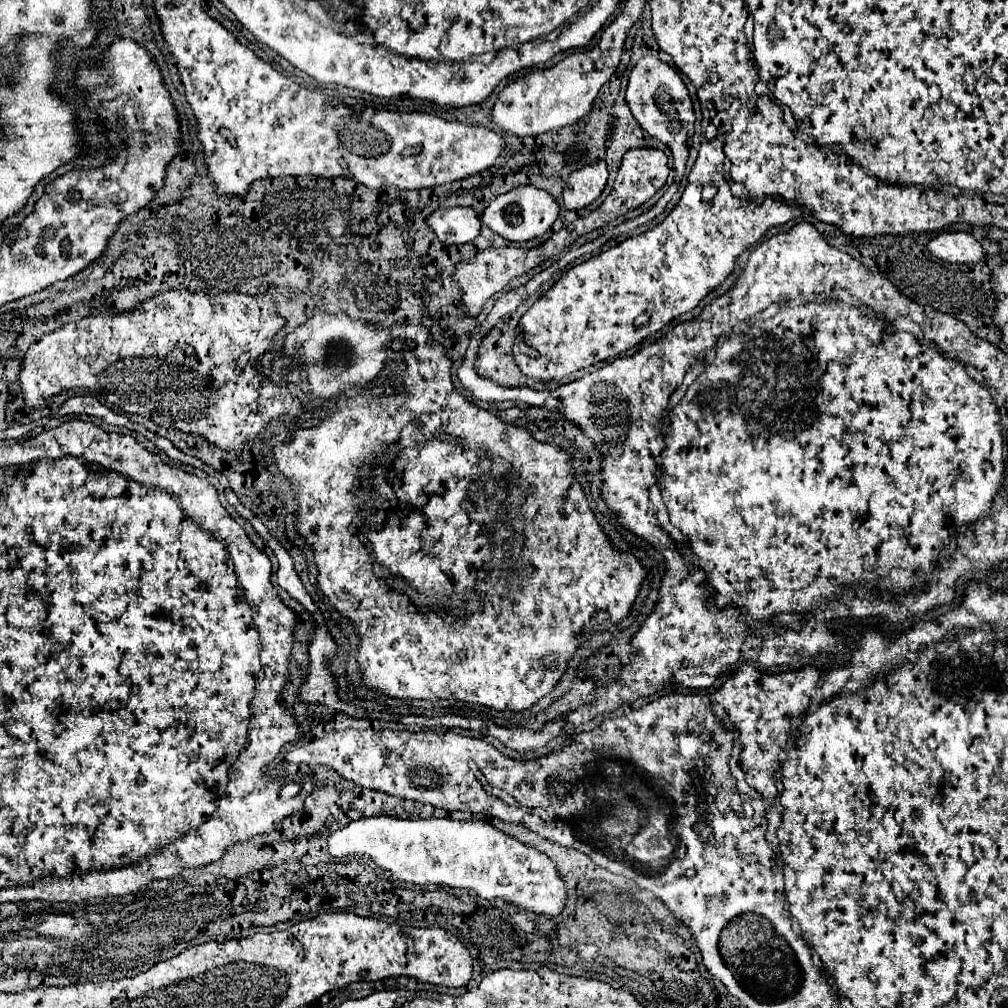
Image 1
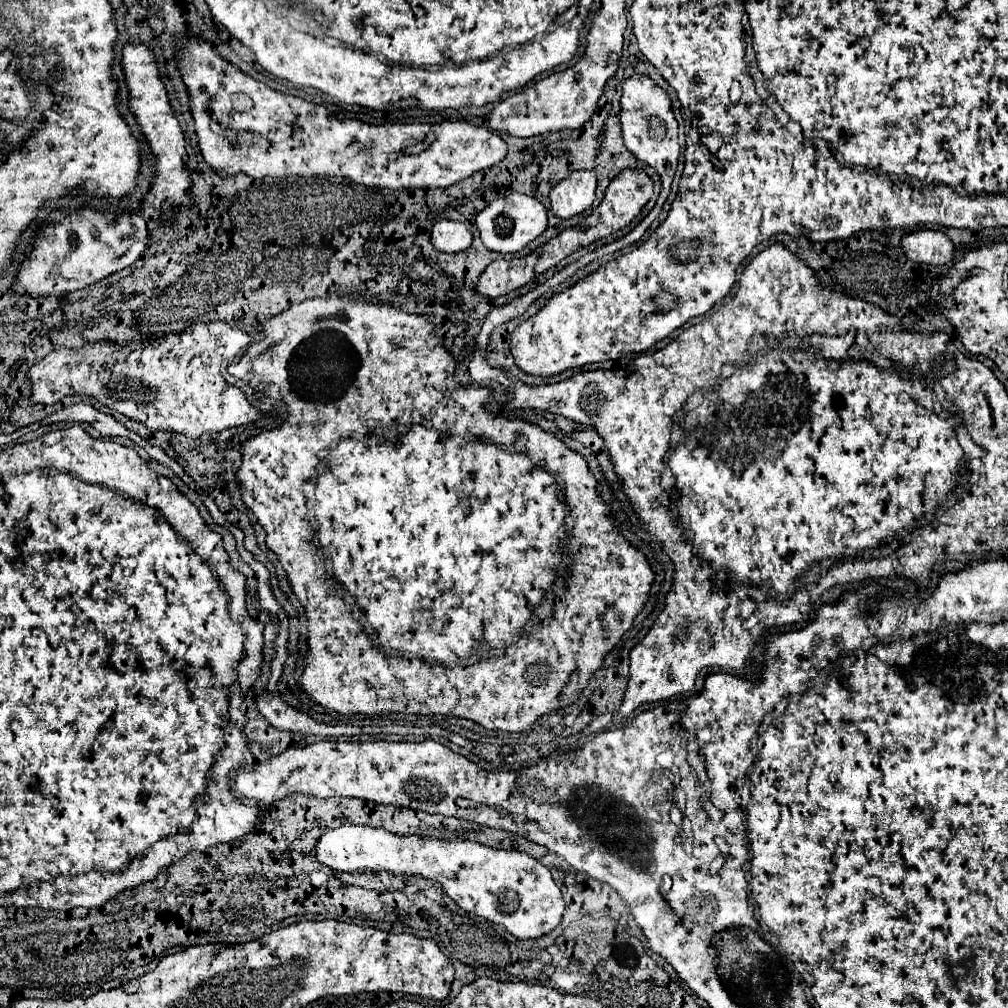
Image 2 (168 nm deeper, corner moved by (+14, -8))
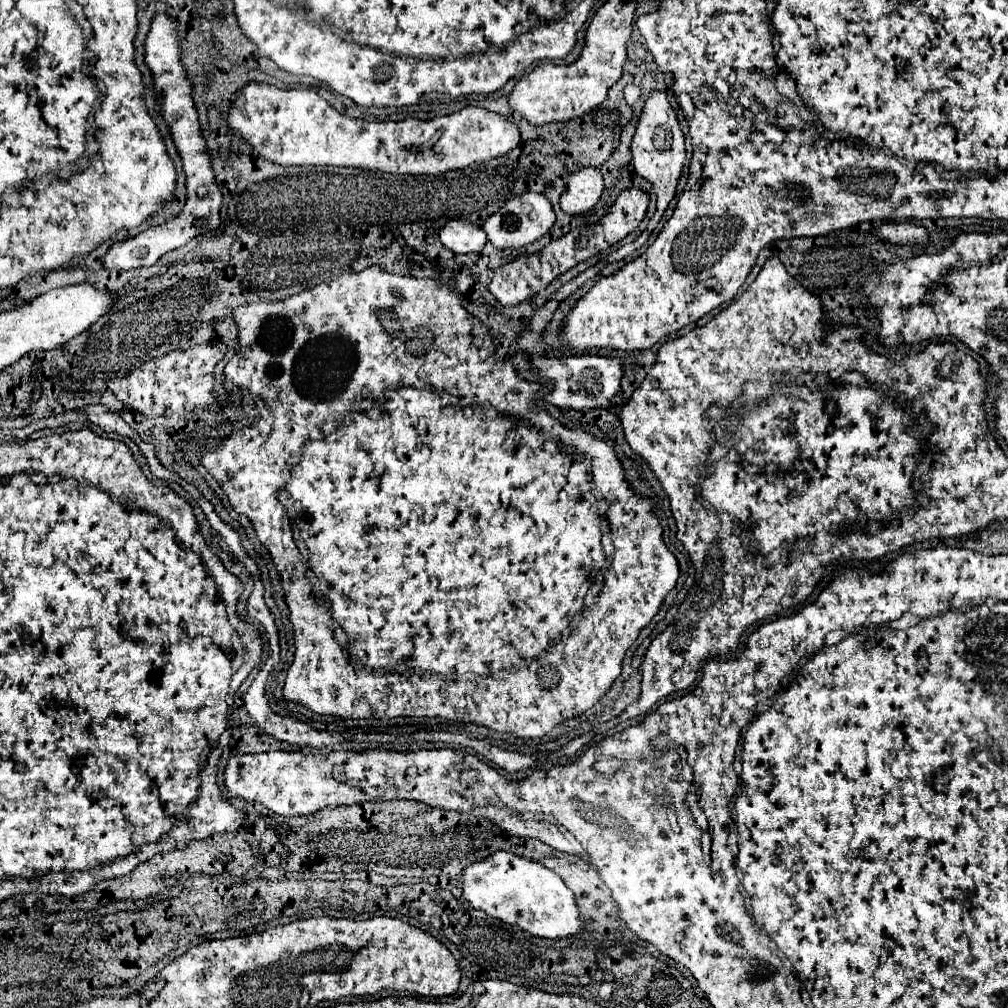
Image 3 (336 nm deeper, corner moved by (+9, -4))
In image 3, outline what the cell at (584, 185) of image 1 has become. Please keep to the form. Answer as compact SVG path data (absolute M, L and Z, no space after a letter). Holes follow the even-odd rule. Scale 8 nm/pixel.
M582 168L566 176L566 190L560 196L560 208L566 214L584 214L596 206L604 190L598 168Z

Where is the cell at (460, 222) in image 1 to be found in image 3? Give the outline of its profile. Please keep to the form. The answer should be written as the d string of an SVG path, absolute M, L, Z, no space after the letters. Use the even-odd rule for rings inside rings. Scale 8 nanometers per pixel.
M450 220L440 230L440 242L456 254L468 254L484 248L486 234L480 226L470 224L468 220Z

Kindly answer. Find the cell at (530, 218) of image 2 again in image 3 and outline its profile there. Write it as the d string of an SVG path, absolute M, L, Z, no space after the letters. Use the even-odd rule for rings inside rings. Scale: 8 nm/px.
M524 192L524 194L508 200L496 214L492 214L482 224L482 230L486 232L488 240L500 250L520 248L520 246L532 244L534 240L542 238L548 232L548 228L554 224L554 220L556 220L554 210L552 210L552 204L546 200L546 196L542 196L538 192Z

